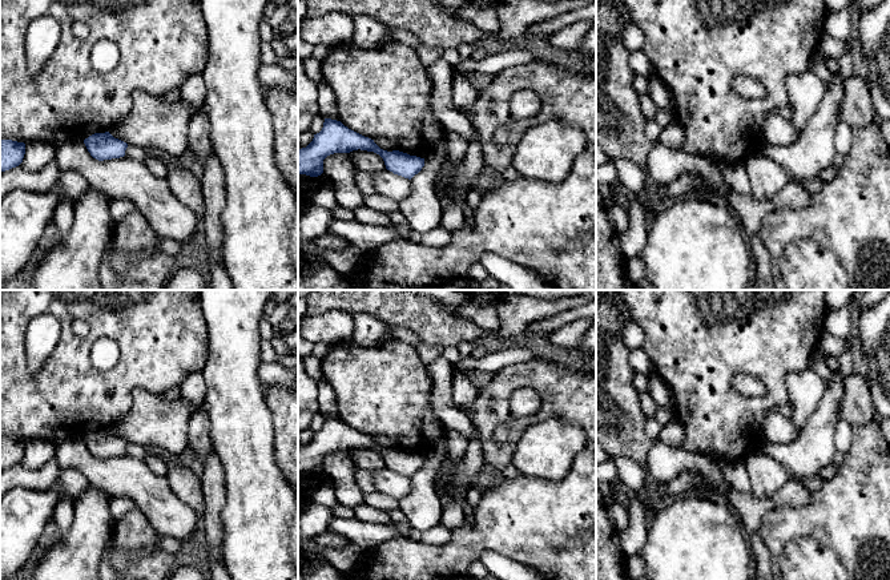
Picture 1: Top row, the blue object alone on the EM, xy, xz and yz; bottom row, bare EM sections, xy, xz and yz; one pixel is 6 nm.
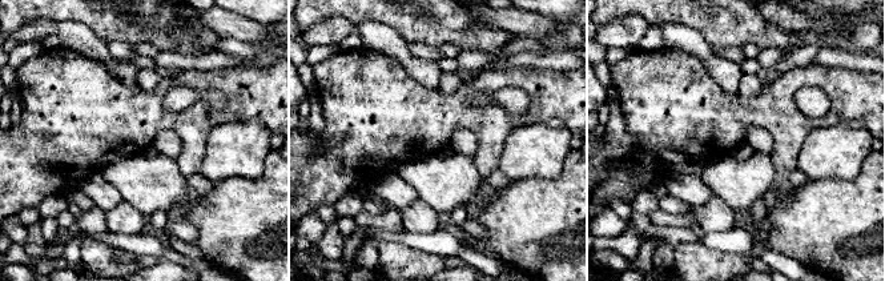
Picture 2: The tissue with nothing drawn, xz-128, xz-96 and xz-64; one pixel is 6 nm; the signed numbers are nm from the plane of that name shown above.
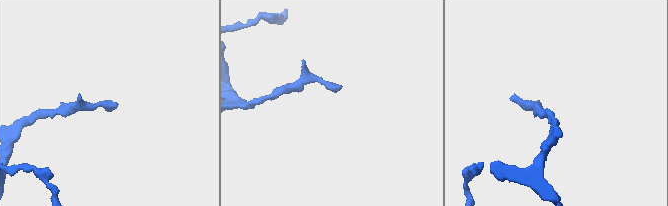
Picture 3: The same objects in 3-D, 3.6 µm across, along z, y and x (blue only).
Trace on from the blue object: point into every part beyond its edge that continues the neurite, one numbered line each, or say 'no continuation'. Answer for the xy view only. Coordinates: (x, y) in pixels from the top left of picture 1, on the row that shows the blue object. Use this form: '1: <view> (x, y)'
no continuation

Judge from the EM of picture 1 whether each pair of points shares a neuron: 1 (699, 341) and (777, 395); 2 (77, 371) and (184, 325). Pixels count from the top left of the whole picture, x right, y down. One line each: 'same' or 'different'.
1: same
2: same

